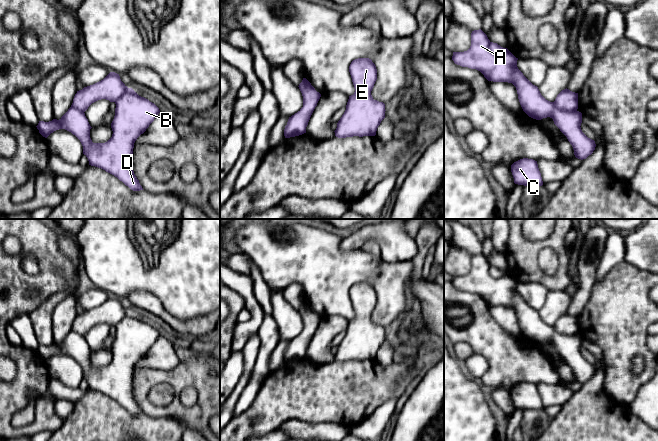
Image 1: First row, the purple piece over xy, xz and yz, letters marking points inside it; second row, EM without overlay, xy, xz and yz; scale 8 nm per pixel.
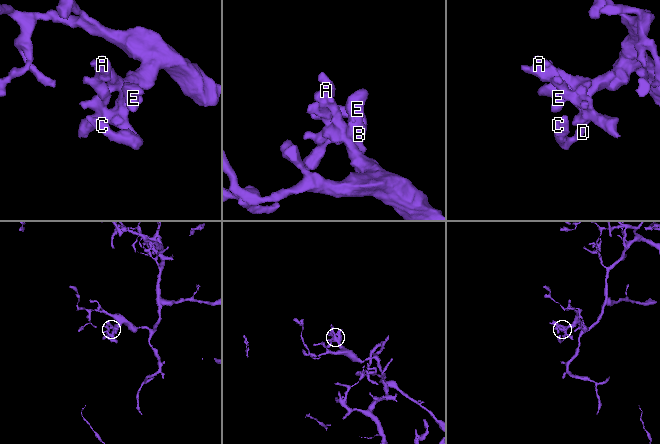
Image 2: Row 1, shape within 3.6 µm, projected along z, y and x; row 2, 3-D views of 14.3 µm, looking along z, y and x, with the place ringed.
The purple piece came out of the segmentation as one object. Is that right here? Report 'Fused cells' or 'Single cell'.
Single cell

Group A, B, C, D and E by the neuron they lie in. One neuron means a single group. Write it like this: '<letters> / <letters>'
A B C D E

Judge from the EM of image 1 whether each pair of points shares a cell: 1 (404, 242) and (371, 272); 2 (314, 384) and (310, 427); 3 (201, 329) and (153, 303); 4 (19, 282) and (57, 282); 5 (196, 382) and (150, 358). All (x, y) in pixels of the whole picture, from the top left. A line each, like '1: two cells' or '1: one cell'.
1: two cells
2: two cells
3: one cell
4: one cell
5: two cells

